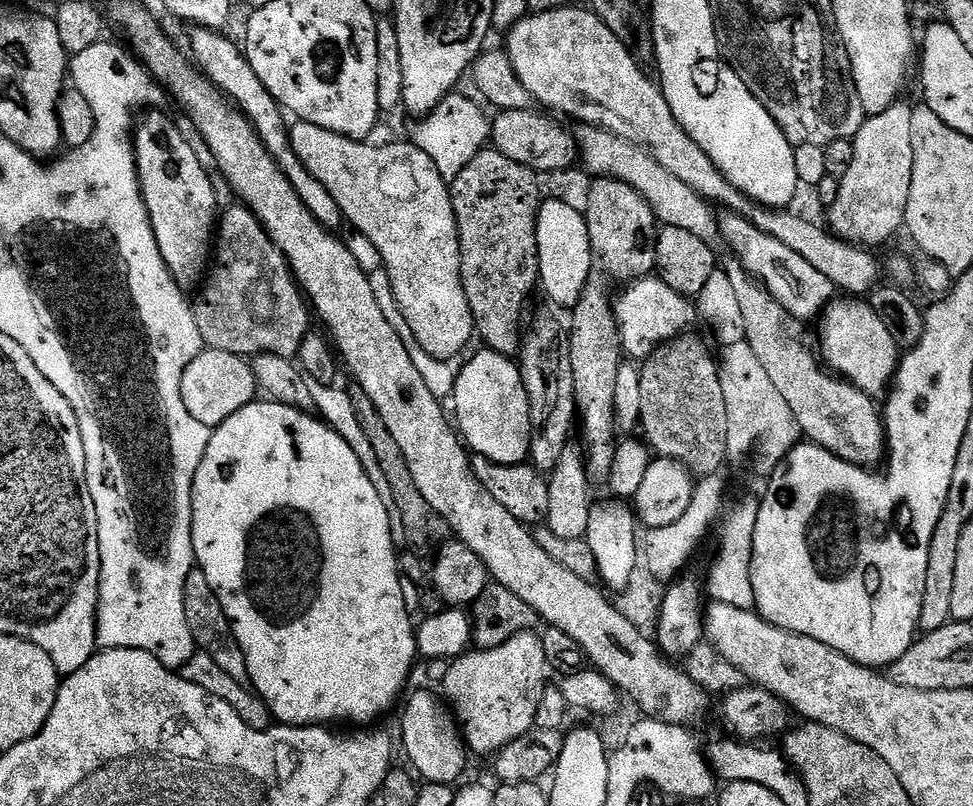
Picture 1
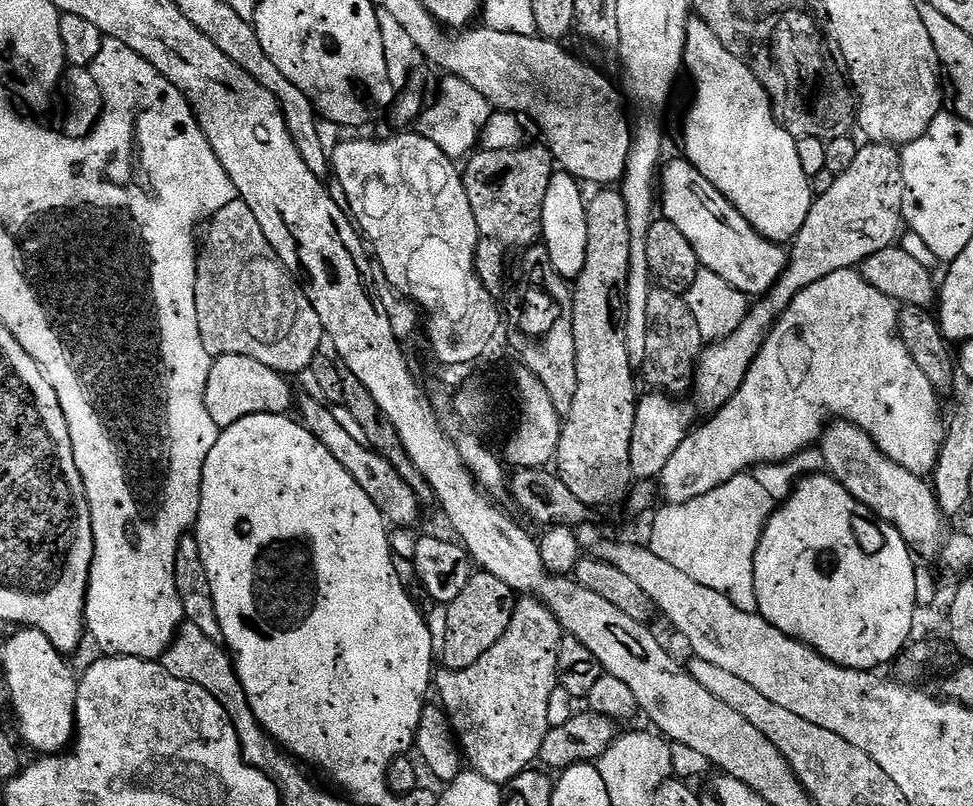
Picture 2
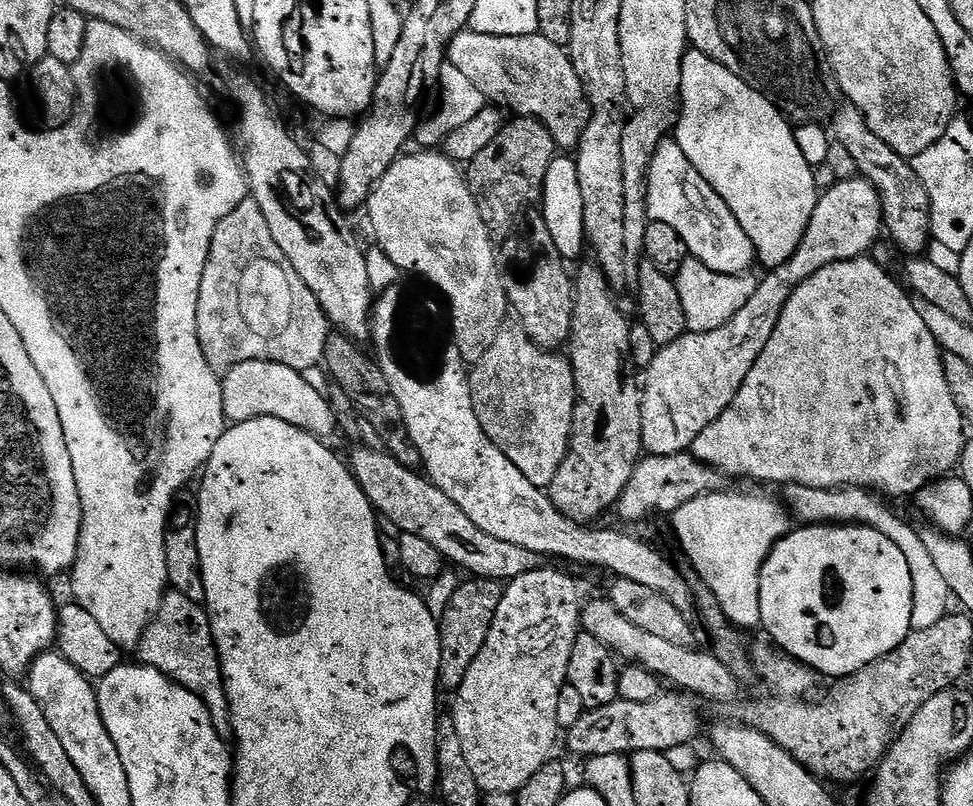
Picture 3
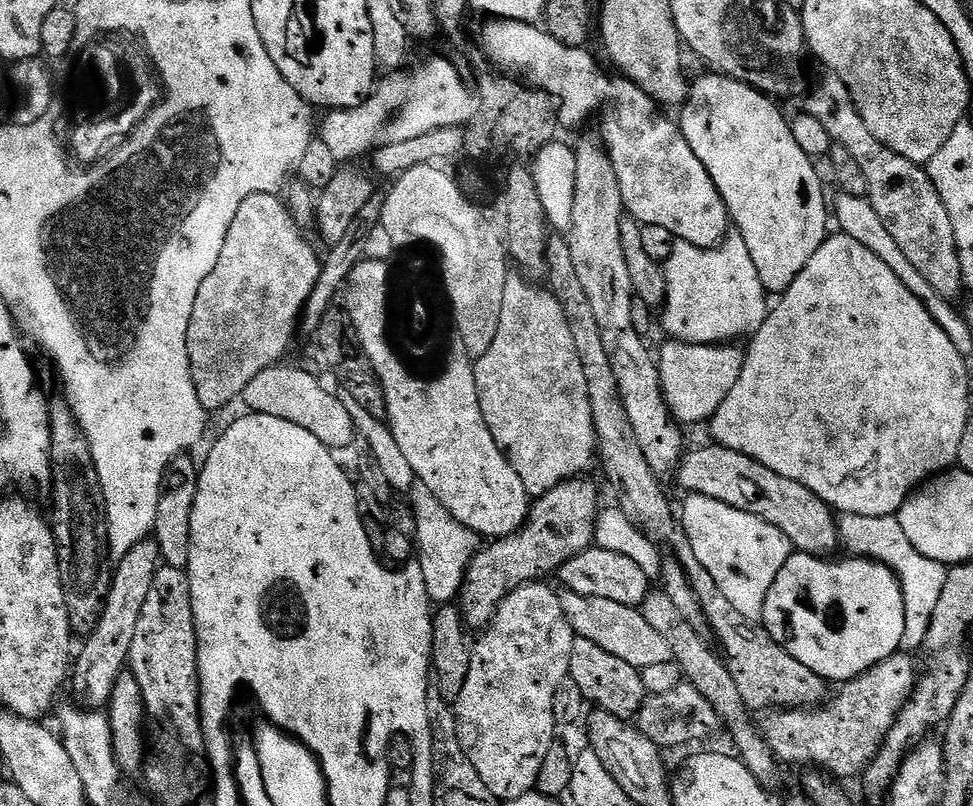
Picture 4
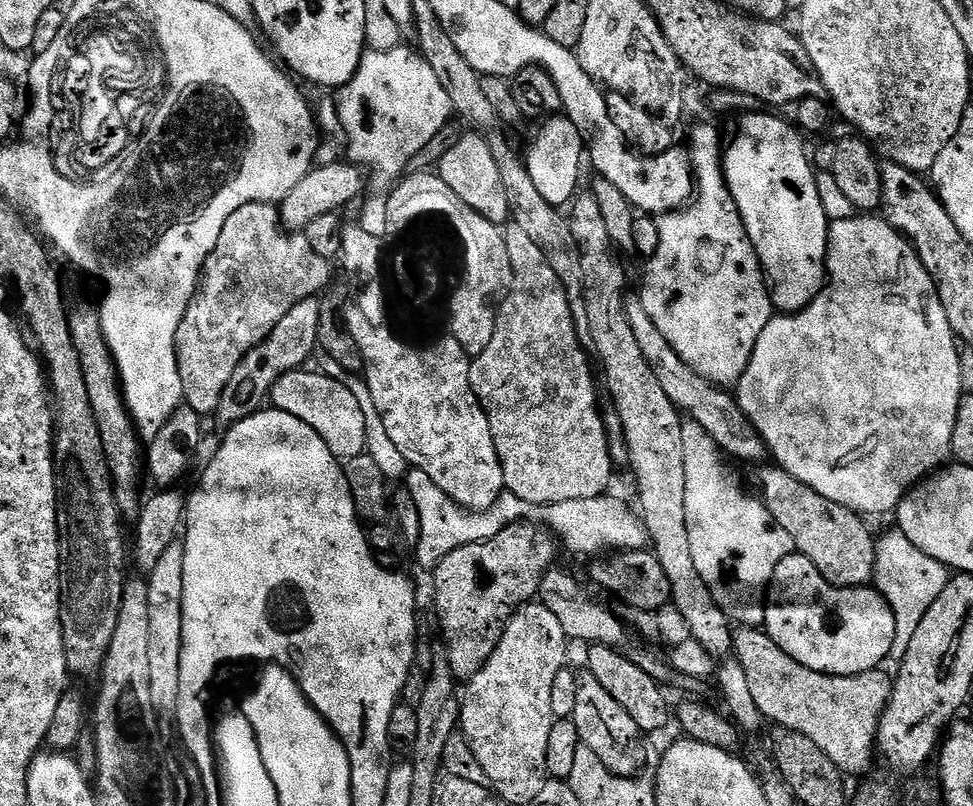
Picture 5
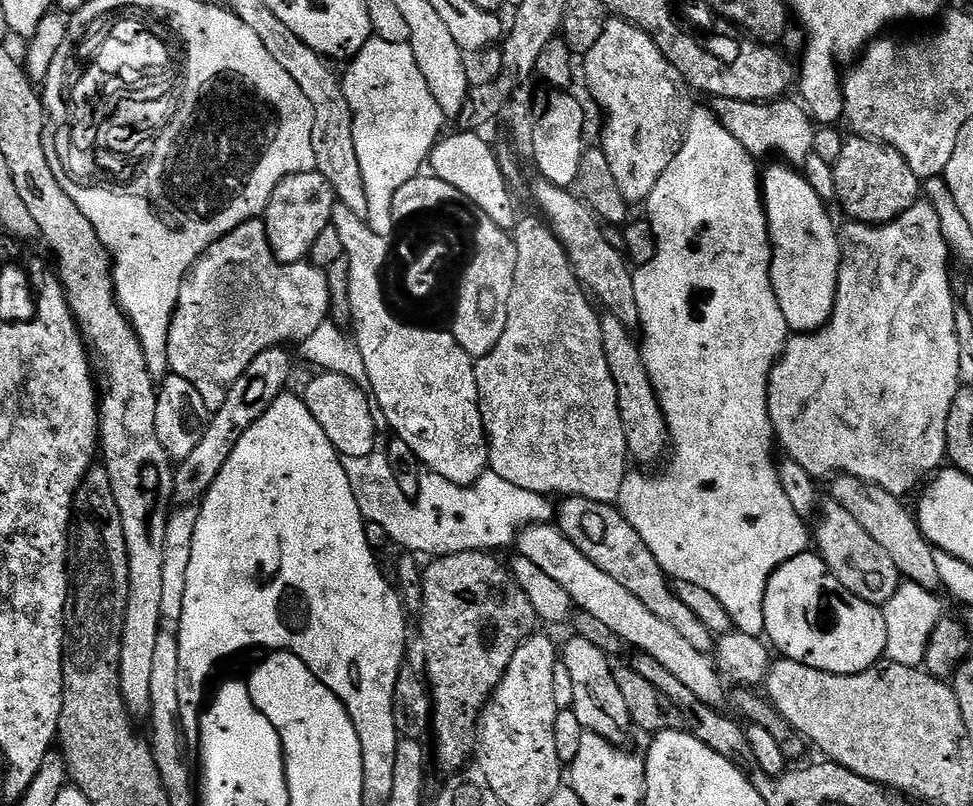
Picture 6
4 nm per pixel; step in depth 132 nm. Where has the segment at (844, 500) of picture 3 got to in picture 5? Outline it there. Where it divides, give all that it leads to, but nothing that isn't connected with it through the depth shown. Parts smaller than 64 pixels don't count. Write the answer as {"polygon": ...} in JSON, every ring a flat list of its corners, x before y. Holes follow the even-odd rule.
{"polygon":[[893,530,877,539,874,584,894,614,896,633,892,647,893,657,903,658,910,650,910,640,914,638,914,632,921,625,922,618,926,618,926,610,934,606,934,600,942,594,949,579,949,569,918,550,918,546,914,546,914,542,910,542,904,532]]}

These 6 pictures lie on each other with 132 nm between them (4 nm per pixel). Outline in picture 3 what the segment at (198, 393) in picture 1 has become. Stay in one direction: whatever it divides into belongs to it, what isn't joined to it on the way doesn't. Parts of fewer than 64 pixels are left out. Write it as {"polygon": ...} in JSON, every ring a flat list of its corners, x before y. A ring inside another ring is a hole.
{"polygon":[[265,360,242,362,229,368,222,376,225,421,241,424,253,420,255,416,278,418,317,438,328,438,331,432,337,431,334,412,328,405,327,395,321,390,319,392,308,378,305,373,295,372,290,366]]}

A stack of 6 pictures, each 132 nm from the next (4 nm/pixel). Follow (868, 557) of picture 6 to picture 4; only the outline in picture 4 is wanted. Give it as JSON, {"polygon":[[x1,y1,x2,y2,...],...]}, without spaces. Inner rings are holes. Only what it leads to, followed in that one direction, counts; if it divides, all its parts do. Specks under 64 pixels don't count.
{"polygon":[[708,442,705,448,685,451,680,467,674,473,674,480,685,488,685,493,714,498,734,510,762,518,770,522,770,526,778,526,778,530,790,538,796,552,828,558,833,555,831,552,835,548,841,547,840,531,836,529,837,517,833,509,822,502,822,498,818,498,818,494,806,490,802,482,794,482,794,478,782,478,782,474,774,474,774,470,762,466,762,462,746,454,738,454,738,450]]}

